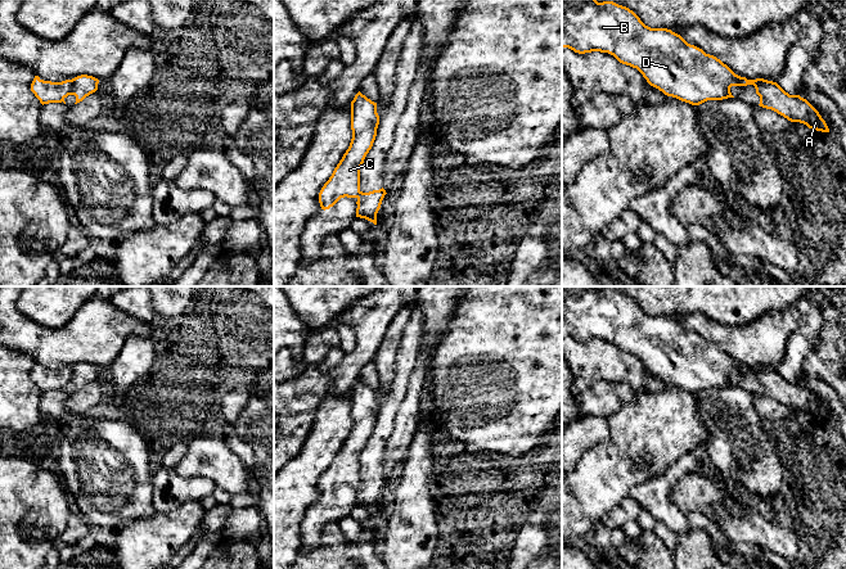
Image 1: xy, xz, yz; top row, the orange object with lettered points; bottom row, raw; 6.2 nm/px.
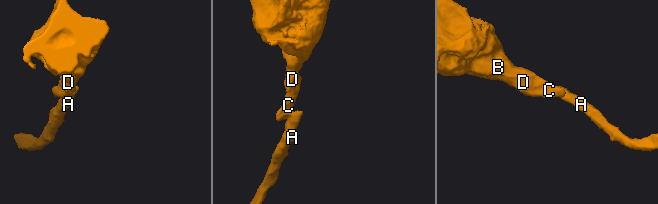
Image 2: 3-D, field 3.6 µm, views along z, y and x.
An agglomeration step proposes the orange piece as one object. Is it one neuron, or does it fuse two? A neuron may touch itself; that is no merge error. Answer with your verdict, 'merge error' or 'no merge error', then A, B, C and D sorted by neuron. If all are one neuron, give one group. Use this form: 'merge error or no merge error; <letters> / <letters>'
merge error; A / B C D

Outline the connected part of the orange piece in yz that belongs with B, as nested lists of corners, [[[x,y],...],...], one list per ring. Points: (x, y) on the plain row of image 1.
[[[562,286],[562,335],[579,342],[608,340],[620,351],[636,356],[651,374],[665,383],[692,393],[734,385],[732,374],[756,374],[752,367],[735,362],[720,347],[688,331],[680,322],[667,316],[648,315],[633,298],[613,289]]]

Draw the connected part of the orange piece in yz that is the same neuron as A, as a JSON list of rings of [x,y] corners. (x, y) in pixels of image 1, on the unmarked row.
[[[764,366],[752,367],[756,381],[760,384],[760,394],[771,397],[791,410],[800,410],[809,416],[829,420],[825,408],[819,399],[800,383],[789,383],[777,370]]]

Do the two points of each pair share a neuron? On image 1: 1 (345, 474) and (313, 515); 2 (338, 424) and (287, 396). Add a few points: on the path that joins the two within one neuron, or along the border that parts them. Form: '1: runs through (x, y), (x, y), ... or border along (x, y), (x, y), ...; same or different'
1: runs through (340, 486), (338, 496), (324, 511); same
2: border along (315, 411), (311, 429), (305, 439); different

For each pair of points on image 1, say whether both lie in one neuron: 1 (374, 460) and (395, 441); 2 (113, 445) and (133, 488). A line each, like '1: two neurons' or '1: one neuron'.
1: two neurons
2: one neuron

